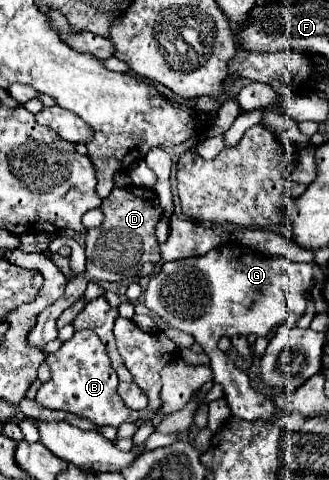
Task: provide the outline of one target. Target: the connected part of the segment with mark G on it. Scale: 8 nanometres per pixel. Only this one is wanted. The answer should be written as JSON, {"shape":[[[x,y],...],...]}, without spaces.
{"shape":[[[221,245],[217,249],[211,249],[203,257],[165,263],[161,273],[157,273],[149,281],[143,301],[171,327],[193,335],[203,351],[211,357],[211,369],[215,375],[213,381],[223,385],[233,415],[247,421],[277,421],[277,409],[265,409],[267,397],[257,393],[251,387],[247,373],[237,369],[231,359],[217,349],[217,341],[221,337],[251,333],[267,337],[267,333],[279,323],[295,325],[305,313],[305,295],[311,289],[311,279],[313,269],[309,263],[297,263],[287,257],[269,257],[259,251],[255,253],[249,247],[241,249],[233,245]]]}

